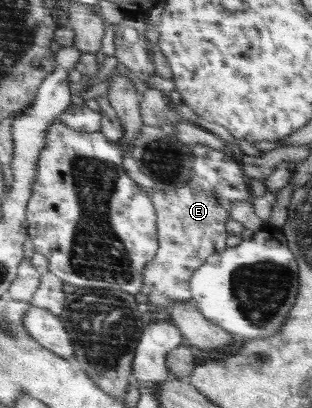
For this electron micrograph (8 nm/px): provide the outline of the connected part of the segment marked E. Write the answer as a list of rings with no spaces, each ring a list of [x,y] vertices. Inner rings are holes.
[[[188,144],[193,152],[191,162],[191,179],[184,186],[176,190],[155,189],[152,200],[156,206],[156,233],[159,251],[155,258],[147,265],[144,272],[144,292],[142,294],[162,292],[164,296],[170,298],[172,302],[191,301],[191,278],[195,272],[202,267],[206,260],[216,253],[223,252],[228,248],[228,236],[232,233],[226,229],[229,218],[229,210],[236,201],[252,201],[252,180],[244,174],[240,159],[232,158],[221,150],[214,150],[205,144]]]

